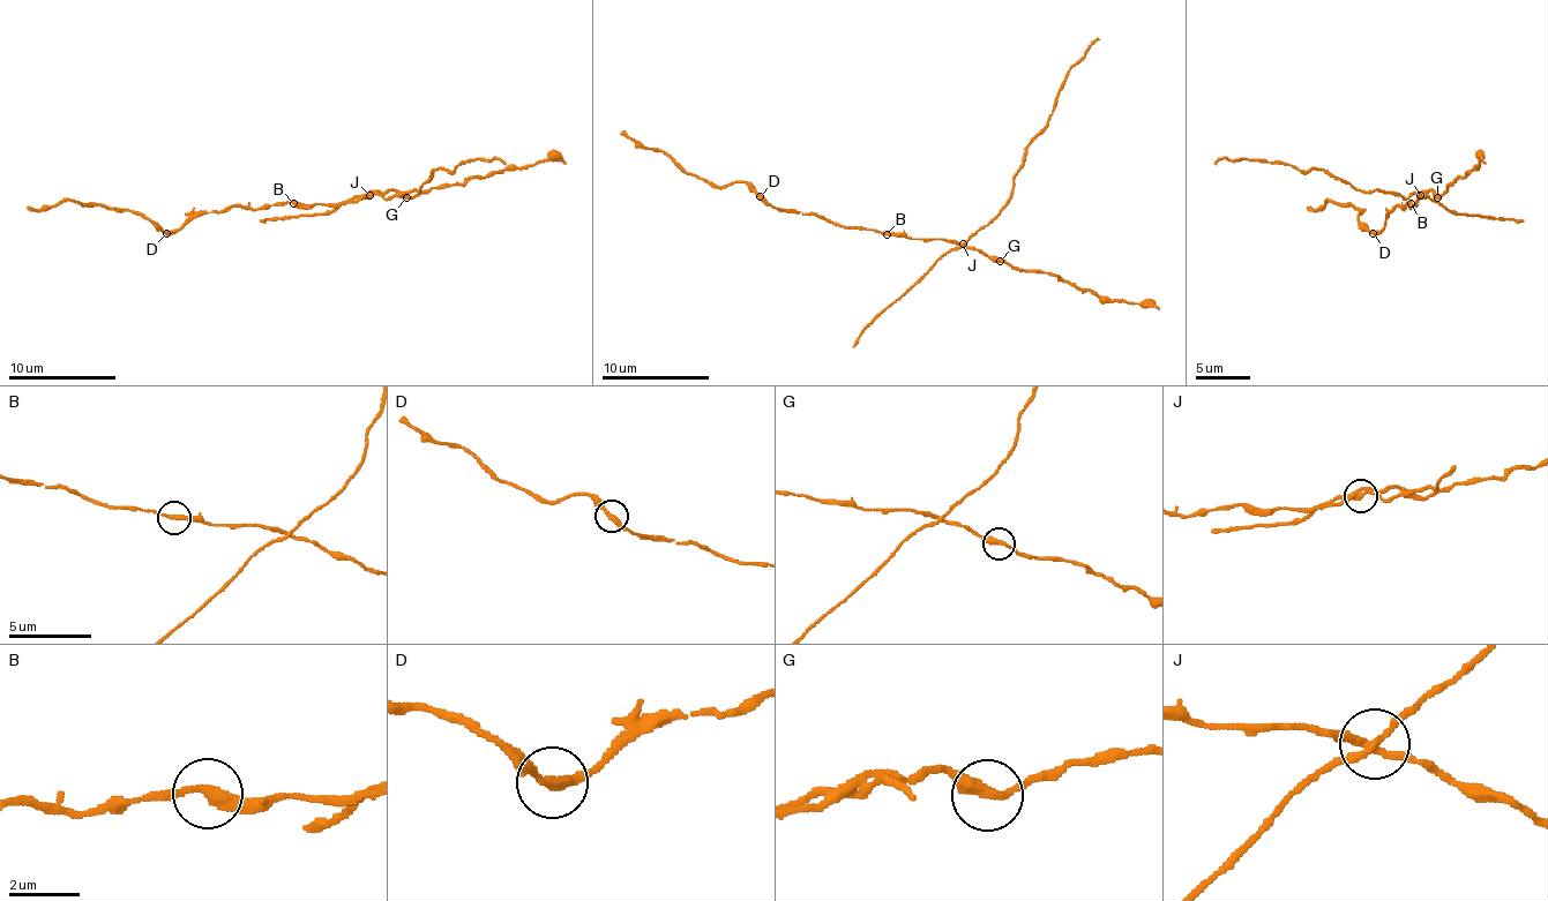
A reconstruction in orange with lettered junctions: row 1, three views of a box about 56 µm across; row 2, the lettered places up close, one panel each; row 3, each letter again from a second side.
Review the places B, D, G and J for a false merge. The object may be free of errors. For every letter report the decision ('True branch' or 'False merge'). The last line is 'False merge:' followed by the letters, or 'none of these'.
B: True branch
D: True branch
G: True branch
J: False merge
False merge: J

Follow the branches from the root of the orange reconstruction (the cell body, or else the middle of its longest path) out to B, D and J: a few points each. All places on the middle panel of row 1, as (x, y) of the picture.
B: (900, 237), (887, 234)
D: (900, 237), (870, 228), (836, 226), (814, 215), (776, 210), (760, 196)
J: (900, 237), (955, 239), (963, 245)

